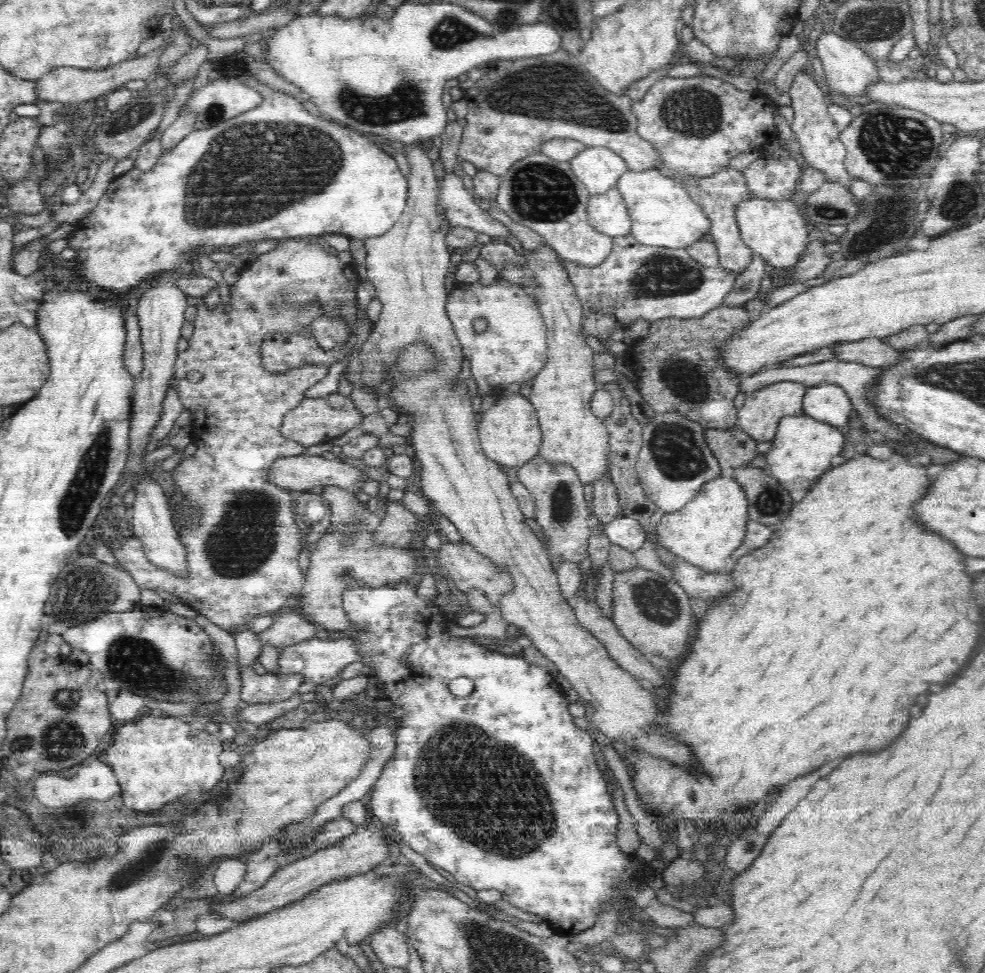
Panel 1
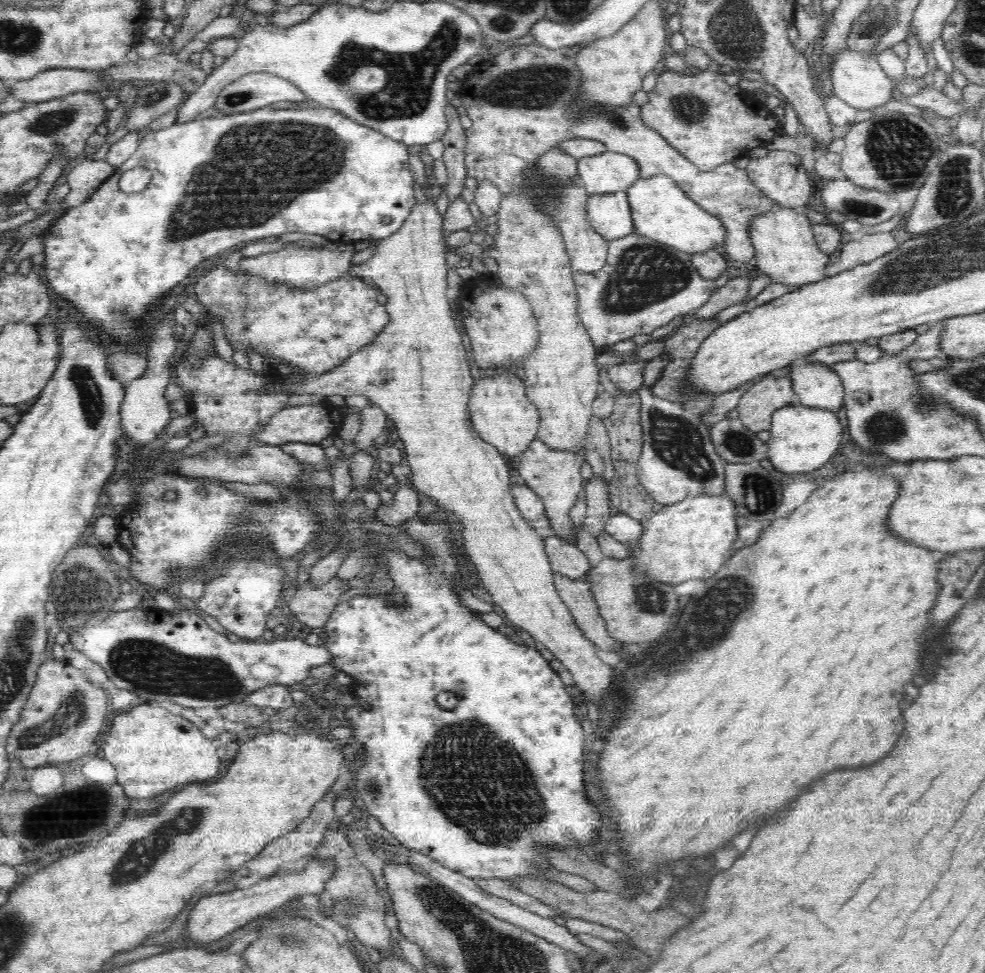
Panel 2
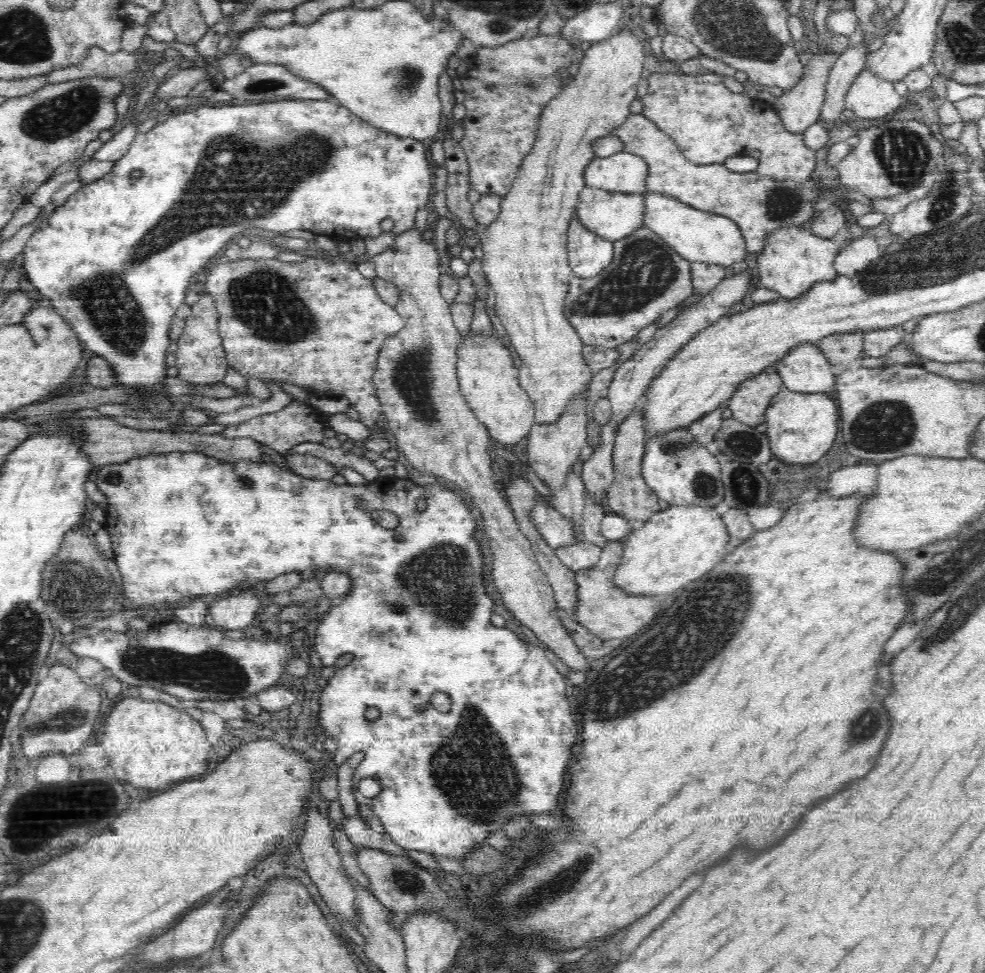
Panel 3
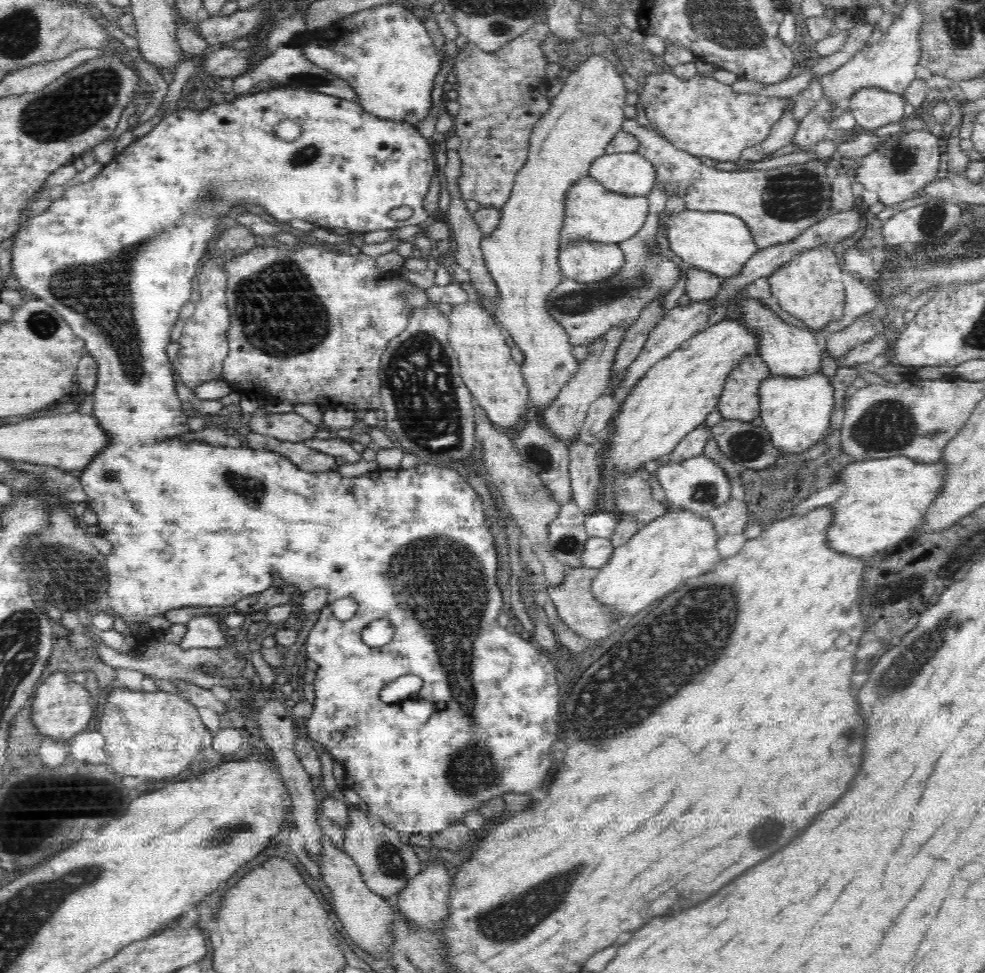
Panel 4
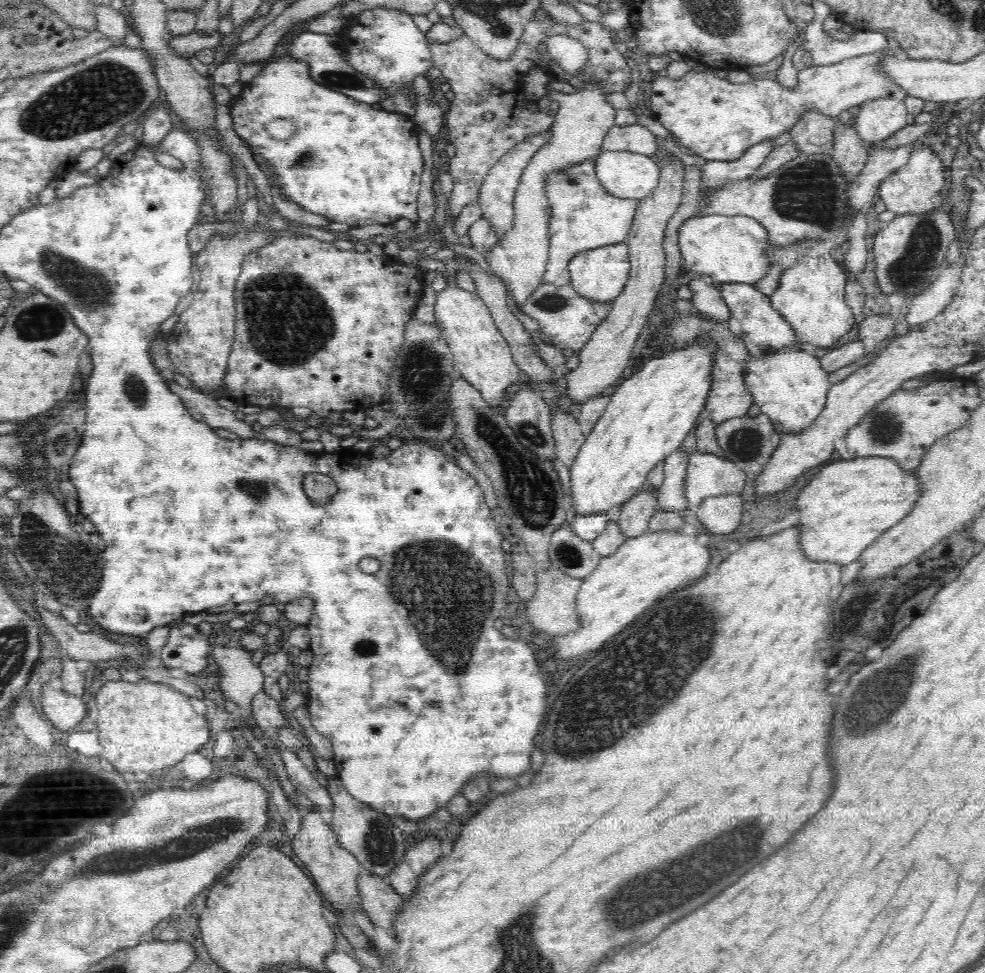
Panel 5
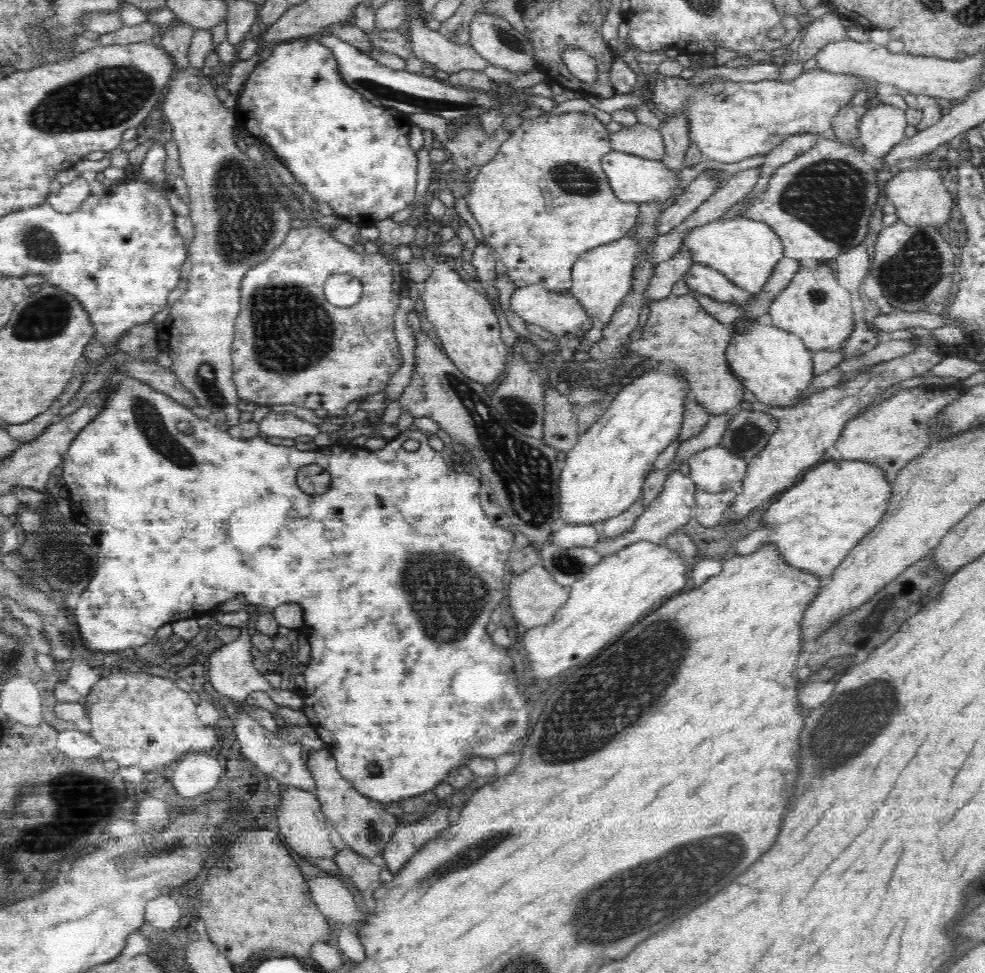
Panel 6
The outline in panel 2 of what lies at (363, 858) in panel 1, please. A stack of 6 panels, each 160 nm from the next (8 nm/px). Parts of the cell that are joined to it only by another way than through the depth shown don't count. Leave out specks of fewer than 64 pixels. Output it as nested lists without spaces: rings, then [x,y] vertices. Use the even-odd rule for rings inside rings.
[[[310,857],[306,866],[298,872],[279,873],[243,889],[198,898],[190,912],[190,920],[187,920],[188,938],[198,942],[214,942],[234,932],[240,926],[248,924],[251,920],[256,920],[274,909],[279,909],[280,906],[287,905],[287,902],[300,900],[306,894],[320,895],[324,892],[326,882],[334,874],[336,866],[332,859],[320,860]]]

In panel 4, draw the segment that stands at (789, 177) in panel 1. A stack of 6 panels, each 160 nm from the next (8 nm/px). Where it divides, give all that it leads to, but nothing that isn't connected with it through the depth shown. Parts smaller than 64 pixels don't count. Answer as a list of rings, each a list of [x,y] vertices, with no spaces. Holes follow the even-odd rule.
[[[658,72],[647,75],[639,101],[650,125],[660,130],[675,148],[696,157],[736,162],[744,149],[768,139],[772,126],[784,112],[793,110],[793,98],[736,93],[730,85],[708,74],[681,79],[674,73]]]

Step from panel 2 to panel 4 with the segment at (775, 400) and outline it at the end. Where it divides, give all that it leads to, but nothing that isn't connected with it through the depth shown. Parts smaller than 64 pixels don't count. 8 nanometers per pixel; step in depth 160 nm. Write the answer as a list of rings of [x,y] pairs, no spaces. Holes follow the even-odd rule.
[[[746,354],[729,371],[724,380],[724,391],[717,400],[717,410],[724,419],[751,422],[760,416],[758,386],[762,379],[772,375],[760,355]]]

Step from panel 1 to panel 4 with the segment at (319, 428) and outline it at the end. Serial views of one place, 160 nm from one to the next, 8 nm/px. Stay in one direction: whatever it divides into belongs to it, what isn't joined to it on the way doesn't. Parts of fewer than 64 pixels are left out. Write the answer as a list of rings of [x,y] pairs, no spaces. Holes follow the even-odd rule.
[[[294,411],[248,416],[251,432],[282,441],[303,443],[316,436],[317,427]]]

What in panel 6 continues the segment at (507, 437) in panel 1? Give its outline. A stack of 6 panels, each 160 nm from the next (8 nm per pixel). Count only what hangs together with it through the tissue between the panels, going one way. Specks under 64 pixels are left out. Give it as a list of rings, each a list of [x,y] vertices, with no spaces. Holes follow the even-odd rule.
[[[442,259],[437,260],[430,278],[420,287],[427,319],[432,322],[445,354],[468,378],[490,389],[499,380],[505,359],[508,358],[508,346],[501,339],[492,305]]]

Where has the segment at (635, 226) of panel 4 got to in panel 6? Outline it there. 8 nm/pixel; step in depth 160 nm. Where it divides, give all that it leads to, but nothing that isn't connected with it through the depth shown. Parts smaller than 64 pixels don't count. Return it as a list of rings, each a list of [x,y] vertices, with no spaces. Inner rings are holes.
[[[541,112],[537,118],[524,121],[521,126],[513,132],[513,134],[503,143],[499,149],[498,155],[486,166],[483,166],[474,180],[474,184],[470,187],[468,194],[464,199],[472,212],[474,218],[480,225],[484,240],[489,245],[498,260],[502,261],[507,268],[507,274],[513,280],[517,287],[530,285],[544,285],[553,291],[569,290],[573,280],[571,277],[571,268],[581,256],[594,248],[601,245],[609,244],[620,240],[620,238],[628,237],[628,231],[634,226],[639,215],[639,204],[635,202],[622,202],[610,187],[608,178],[604,173],[601,162],[606,154],[612,152],[613,144],[611,143],[611,135],[606,126],[598,121],[594,114],[588,112],[568,112],[568,114],[560,114],[560,116],[550,116]]]

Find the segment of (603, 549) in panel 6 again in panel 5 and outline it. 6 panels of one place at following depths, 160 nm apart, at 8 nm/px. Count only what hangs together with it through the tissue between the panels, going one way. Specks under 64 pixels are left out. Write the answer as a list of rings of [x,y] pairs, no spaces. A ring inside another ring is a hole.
[[[679,448],[663,460],[664,480],[658,488],[657,514],[677,514],[680,510],[689,508],[686,497],[686,472],[690,454]]]

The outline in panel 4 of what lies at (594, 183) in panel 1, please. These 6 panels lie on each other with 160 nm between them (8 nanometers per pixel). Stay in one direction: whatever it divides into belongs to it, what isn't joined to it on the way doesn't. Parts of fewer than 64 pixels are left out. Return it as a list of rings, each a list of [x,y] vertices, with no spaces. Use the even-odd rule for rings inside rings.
[[[635,152],[604,154],[590,167],[592,179],[620,195],[646,197],[657,186],[655,166]]]

